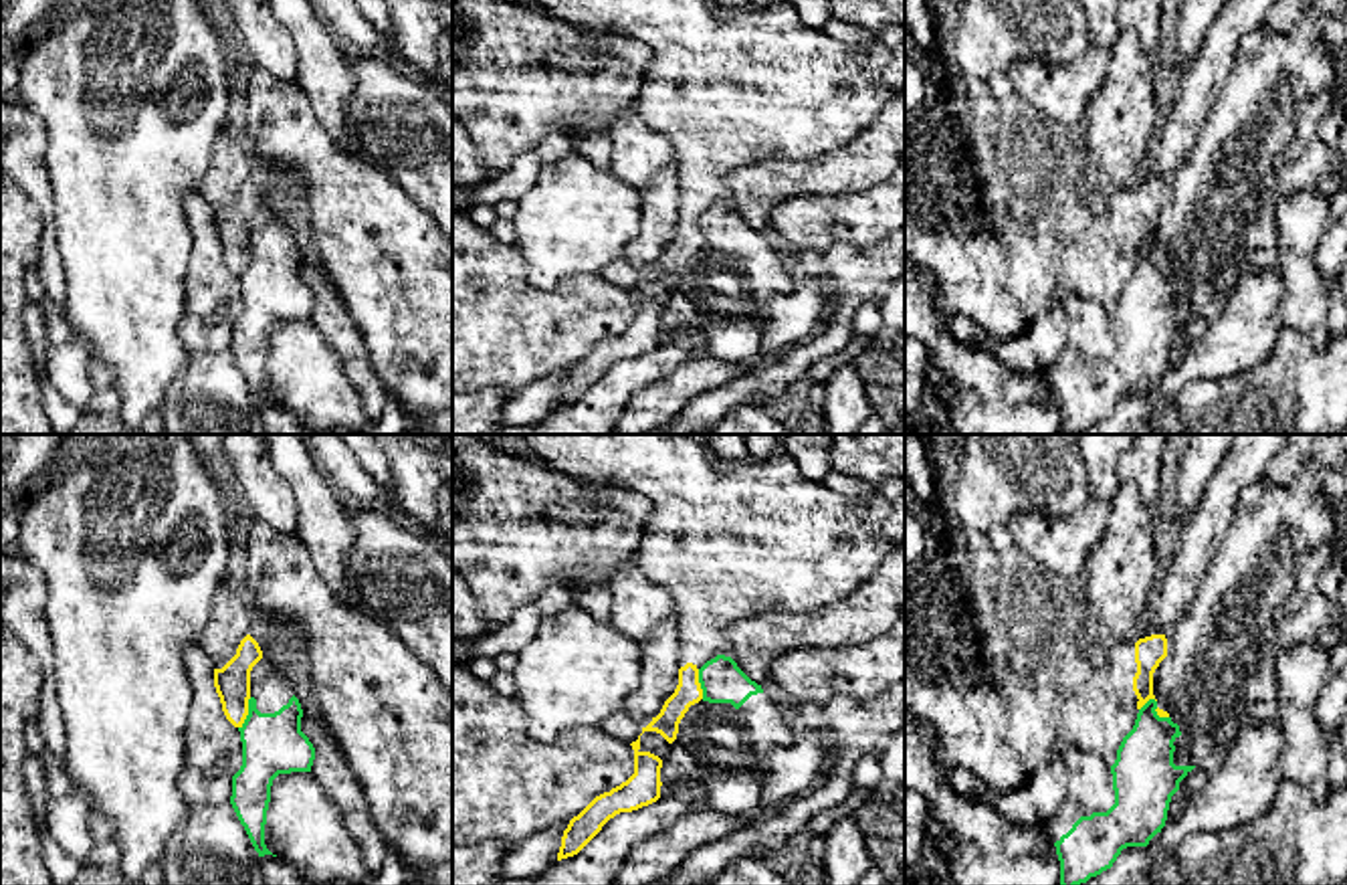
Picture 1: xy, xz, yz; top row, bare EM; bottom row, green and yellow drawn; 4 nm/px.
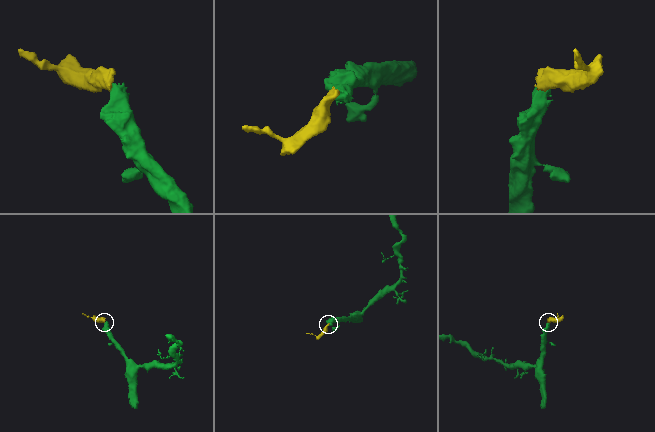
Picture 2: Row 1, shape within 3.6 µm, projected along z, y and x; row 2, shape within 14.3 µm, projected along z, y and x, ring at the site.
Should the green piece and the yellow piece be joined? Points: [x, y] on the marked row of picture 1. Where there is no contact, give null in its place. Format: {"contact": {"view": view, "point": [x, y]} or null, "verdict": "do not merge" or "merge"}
{"contact": {"view": "xy", "point": [249, 714]}, "verdict": "do not merge"}

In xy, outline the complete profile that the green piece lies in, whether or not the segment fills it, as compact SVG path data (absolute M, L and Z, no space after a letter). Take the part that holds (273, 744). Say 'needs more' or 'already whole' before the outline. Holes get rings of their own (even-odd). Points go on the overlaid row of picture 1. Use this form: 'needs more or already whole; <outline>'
needs more; M267 659L250 671L248 715L238 727L242 742L242 766L232 776L230 804L244 826L258 857L273 855L265 845L271 786L279 774L311 772L315 748L301 731L303 709L285 675Z

